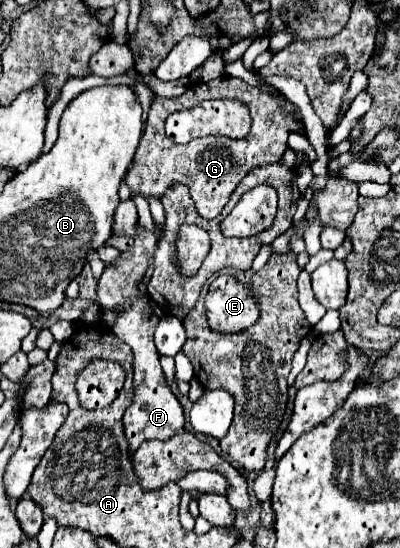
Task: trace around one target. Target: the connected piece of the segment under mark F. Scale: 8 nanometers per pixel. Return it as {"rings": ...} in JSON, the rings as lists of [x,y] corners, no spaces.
{"rings":[[[137,224],[137,234],[133,238],[133,246],[125,252],[121,252],[109,266],[105,266],[99,282],[97,282],[97,302],[103,310],[115,310],[117,320],[111,326],[111,332],[131,346],[133,350],[133,404],[123,414],[123,426],[125,436],[129,442],[131,452],[135,452],[145,440],[167,440],[179,430],[183,430],[185,416],[179,400],[171,392],[171,388],[165,382],[159,354],[153,344],[153,334],[159,322],[159,316],[149,306],[149,294],[147,294],[147,282],[149,274],[153,272],[153,250],[157,246],[157,232],[161,232],[161,226],[155,224],[155,230],[145,230],[141,224]]]}

